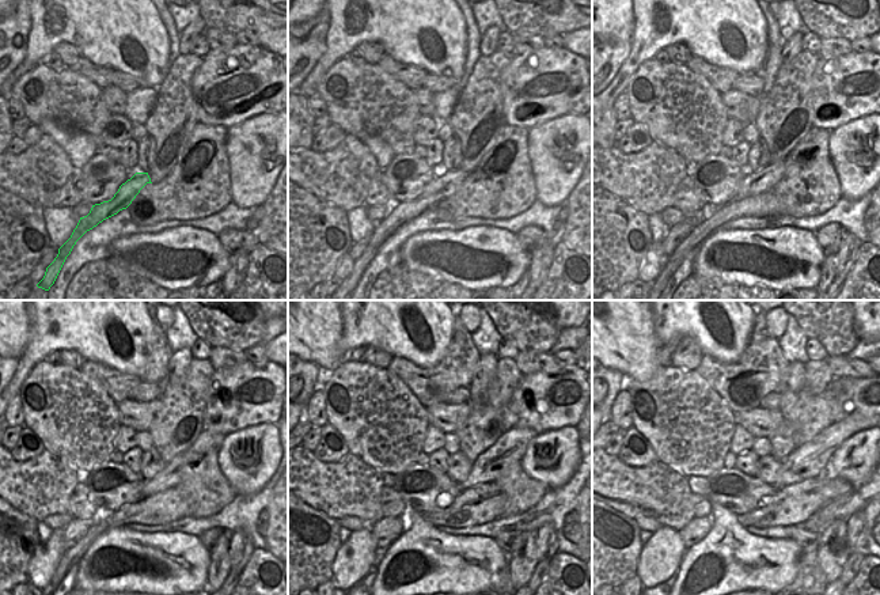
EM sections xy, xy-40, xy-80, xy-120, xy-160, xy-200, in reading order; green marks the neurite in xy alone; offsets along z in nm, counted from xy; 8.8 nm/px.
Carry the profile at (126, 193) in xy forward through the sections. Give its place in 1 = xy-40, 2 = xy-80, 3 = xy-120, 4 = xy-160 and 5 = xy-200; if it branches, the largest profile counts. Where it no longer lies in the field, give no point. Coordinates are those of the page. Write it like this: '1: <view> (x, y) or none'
1: xy-40 (446, 184)
2: xy-80 (753, 184)
3: xy-120 (170, 476)
4: xy-160 (511, 447)
5: xy-200 (808, 461)

